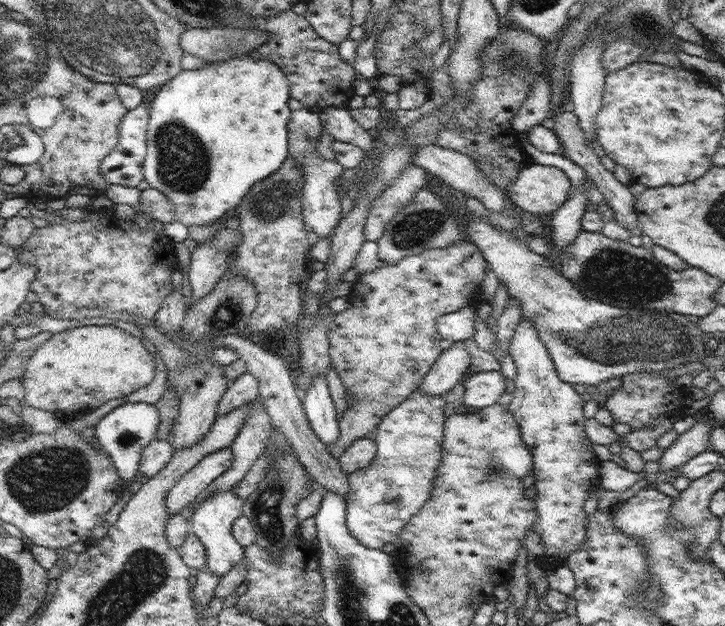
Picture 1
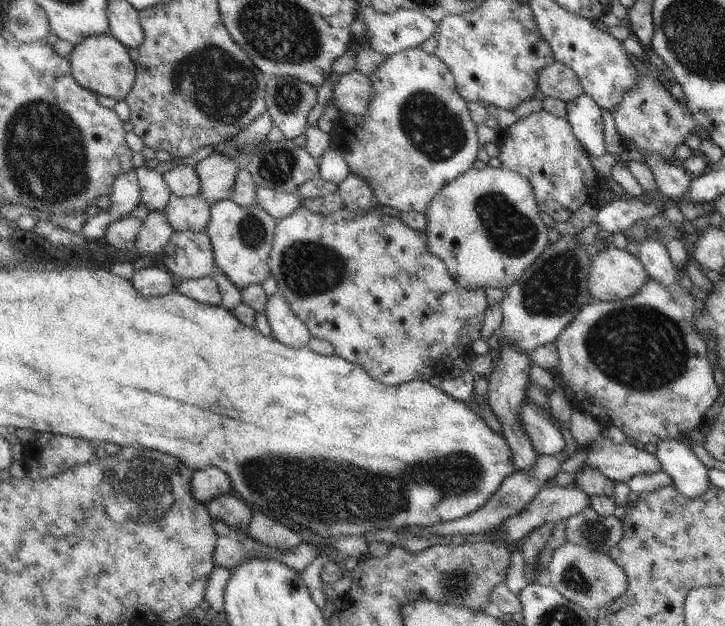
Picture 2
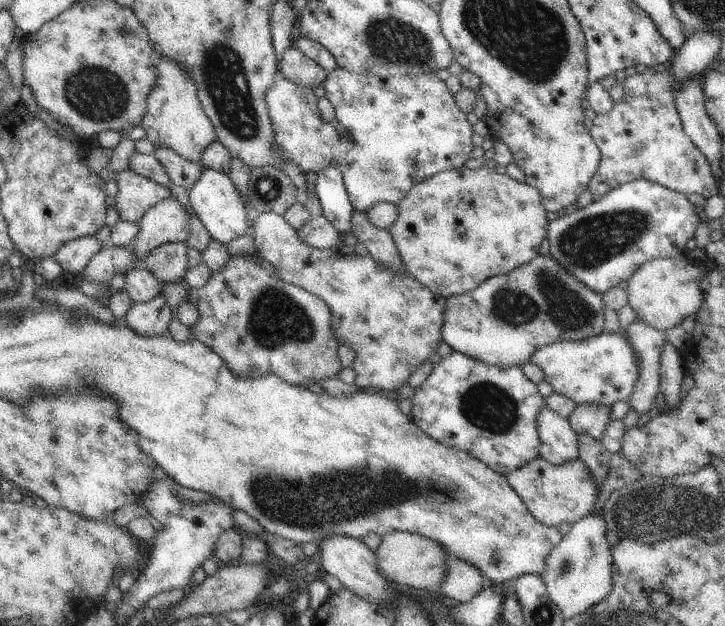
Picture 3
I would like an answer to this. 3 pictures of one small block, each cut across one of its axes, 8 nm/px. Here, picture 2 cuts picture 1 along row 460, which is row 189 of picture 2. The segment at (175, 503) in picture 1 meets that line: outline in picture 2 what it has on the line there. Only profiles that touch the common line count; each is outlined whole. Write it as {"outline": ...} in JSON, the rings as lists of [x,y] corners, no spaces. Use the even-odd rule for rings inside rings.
{"outline":[[[219,153],[201,160],[194,168],[199,178],[199,194],[209,205],[230,199],[237,172],[246,160],[232,160]]]}

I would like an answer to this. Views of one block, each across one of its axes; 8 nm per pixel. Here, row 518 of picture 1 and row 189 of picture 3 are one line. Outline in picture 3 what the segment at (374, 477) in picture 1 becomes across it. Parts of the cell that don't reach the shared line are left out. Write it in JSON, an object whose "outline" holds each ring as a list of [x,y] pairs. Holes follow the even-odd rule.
{"outline":[[[337,67],[333,72],[327,74],[326,81],[323,84],[326,90],[325,97],[332,103],[336,111],[335,125],[342,133],[342,146],[335,164],[342,172],[348,199],[356,211],[368,211],[374,204],[378,204],[378,202],[388,202],[388,204],[396,204],[396,206],[398,206],[400,200],[402,200],[404,196],[407,196],[412,188],[416,188],[416,184],[432,178],[434,174],[449,169],[460,169],[464,167],[467,160],[470,160],[470,153],[475,148],[472,140],[474,130],[472,130],[470,122],[468,122],[468,116],[462,112],[458,104],[456,104],[454,99],[455,94],[450,92],[450,89],[446,86],[446,82],[440,80],[434,72],[420,74],[420,76],[407,76],[404,74],[382,78],[376,75],[355,74],[354,72],[350,72],[350,70]]]}

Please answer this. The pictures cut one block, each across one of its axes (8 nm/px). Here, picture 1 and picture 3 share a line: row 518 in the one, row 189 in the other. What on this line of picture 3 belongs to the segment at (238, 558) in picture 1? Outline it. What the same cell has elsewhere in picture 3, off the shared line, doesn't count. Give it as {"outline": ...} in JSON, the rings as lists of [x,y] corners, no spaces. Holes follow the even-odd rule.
{"outline":[[[204,166],[196,186],[189,191],[189,196],[196,216],[200,218],[204,228],[218,244],[225,246],[231,240],[246,235],[252,228],[244,198],[240,196],[236,184],[232,182],[228,174]]]}

